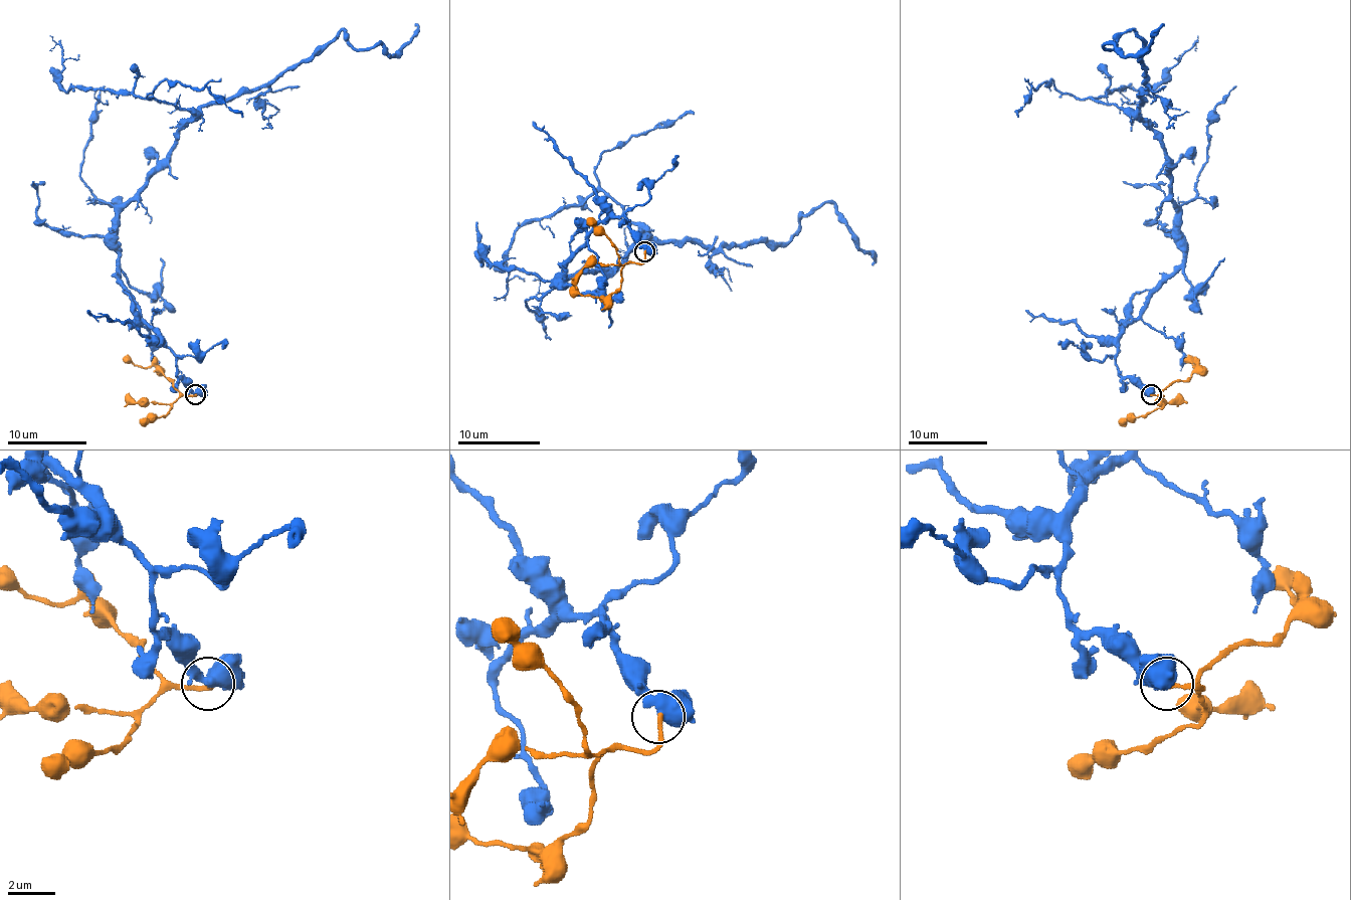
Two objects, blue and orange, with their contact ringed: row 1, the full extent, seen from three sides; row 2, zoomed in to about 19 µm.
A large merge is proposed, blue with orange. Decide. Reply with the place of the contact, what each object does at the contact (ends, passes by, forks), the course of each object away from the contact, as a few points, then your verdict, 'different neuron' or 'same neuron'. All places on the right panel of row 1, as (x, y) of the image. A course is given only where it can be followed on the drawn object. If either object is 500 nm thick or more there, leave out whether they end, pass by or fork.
(1151, 394) | blue via (1150, 394), (1116, 337), (1181, 261), (1179, 212), (1142, 118), (1142, 40), (1104, 46), (1134, 56), (1163, 24) | orange via (1152, 394), (1163, 394), (1171, 385), (1185, 381), (1195, 371), (1187, 357) | different neuron

